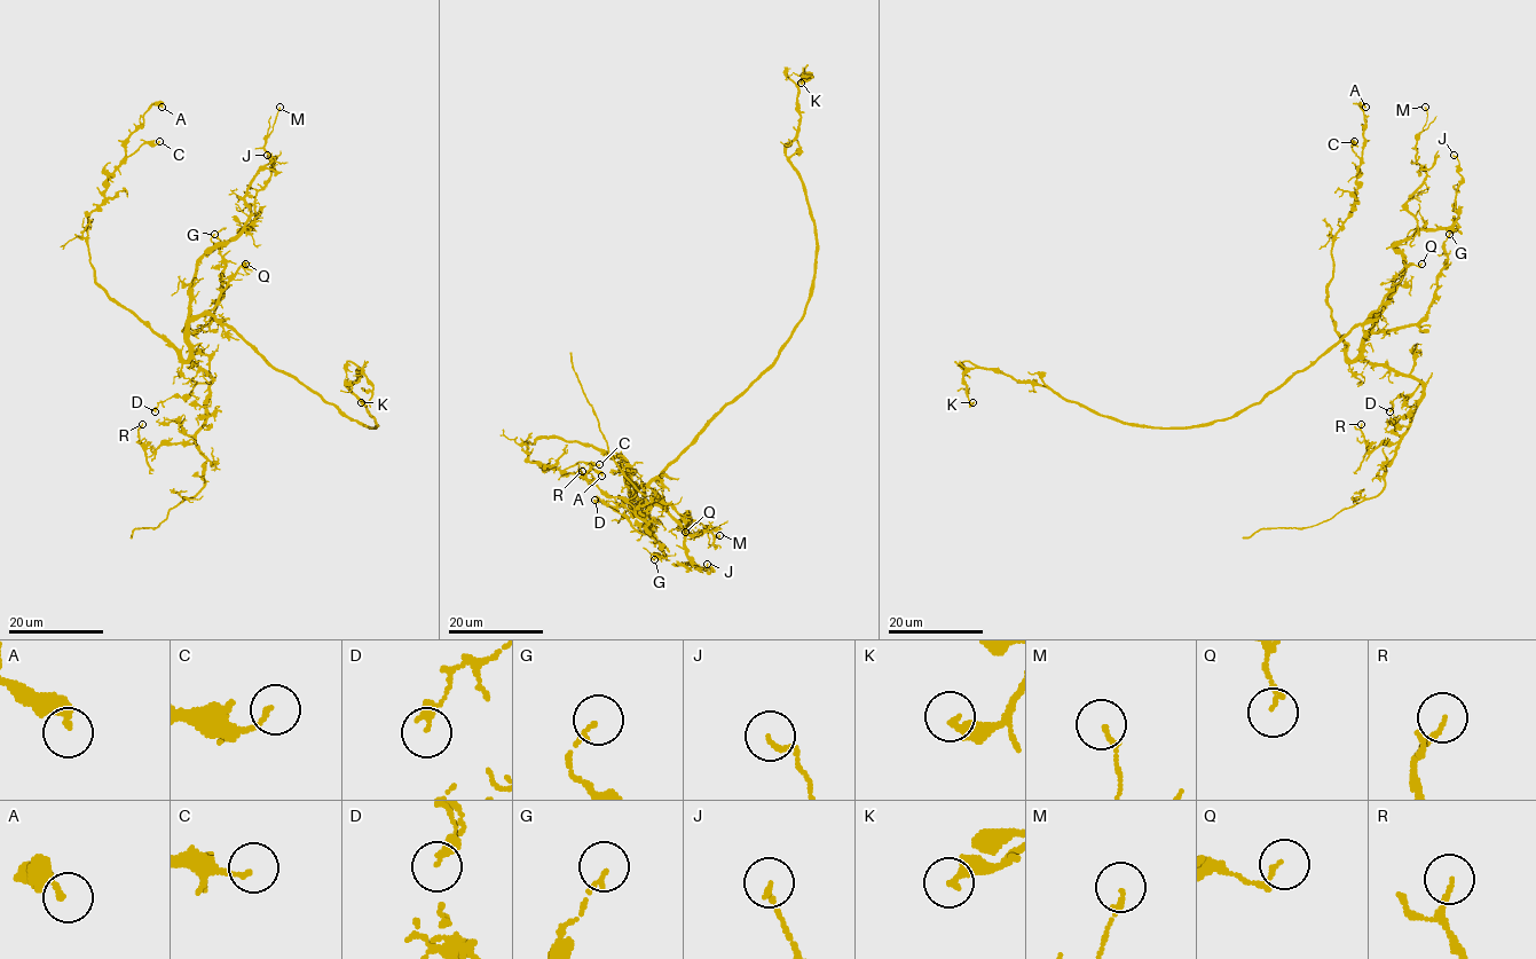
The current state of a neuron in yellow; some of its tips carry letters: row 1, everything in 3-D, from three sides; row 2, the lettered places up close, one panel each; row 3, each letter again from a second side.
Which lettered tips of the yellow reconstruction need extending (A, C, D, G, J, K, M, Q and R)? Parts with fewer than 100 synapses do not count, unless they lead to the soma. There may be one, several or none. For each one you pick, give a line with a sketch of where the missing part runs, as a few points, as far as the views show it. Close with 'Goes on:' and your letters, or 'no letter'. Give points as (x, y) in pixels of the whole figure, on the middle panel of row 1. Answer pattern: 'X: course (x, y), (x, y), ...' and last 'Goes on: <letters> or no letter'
Goes on: no letter

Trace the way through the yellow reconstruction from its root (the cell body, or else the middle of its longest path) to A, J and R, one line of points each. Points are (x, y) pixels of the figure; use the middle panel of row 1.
A: (694, 438), (640, 485), (628, 481), (620, 457), (593, 446), (559, 438), (528, 442), (530, 462), (601, 476)
J: (694, 438), (630, 488), (630, 508), (660, 504), (682, 527), (688, 559), (709, 572), (707, 564)
R: (694, 438), (648, 482), (632, 485), (628, 476), (648, 516), (648, 532), (629, 503), (608, 496), (582, 471)

